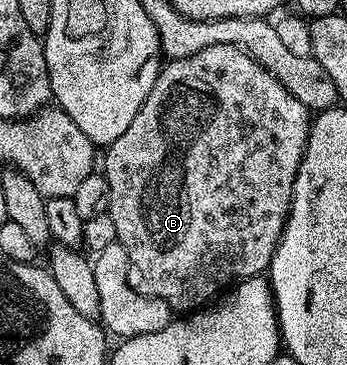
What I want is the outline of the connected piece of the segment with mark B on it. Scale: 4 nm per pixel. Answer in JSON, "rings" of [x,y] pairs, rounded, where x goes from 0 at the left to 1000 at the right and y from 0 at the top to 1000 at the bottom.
{"rings":[[[631,118],[556,151],[476,170],[464,181],[450,230],[398,299],[395,318],[375,334],[375,348],[305,403],[311,427],[303,436],[297,427],[294,436],[294,477],[317,507],[317,551],[305,584],[329,605],[334,663],[363,682],[372,723],[386,734],[389,751],[395,742],[427,773],[424,795],[478,819],[499,855],[550,858],[585,844],[594,825],[631,811],[671,770],[758,756],[784,721],[784,696],[795,690],[795,668],[807,663],[807,641],[818,633],[818,608],[830,603],[841,518],[859,452],[876,427],[876,400],[888,392],[890,356],[888,293],[870,288],[859,266],[836,258],[746,167],[695,129]]]}

